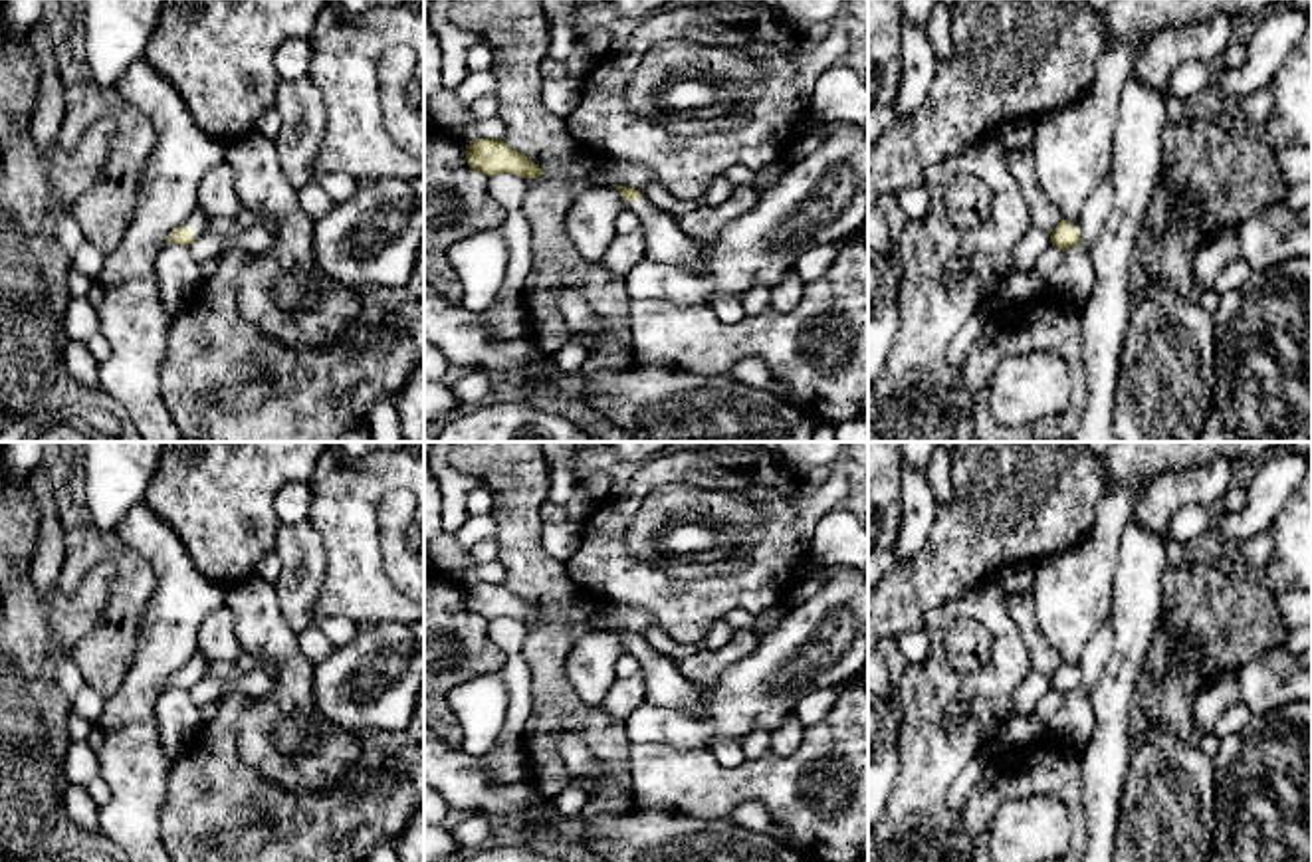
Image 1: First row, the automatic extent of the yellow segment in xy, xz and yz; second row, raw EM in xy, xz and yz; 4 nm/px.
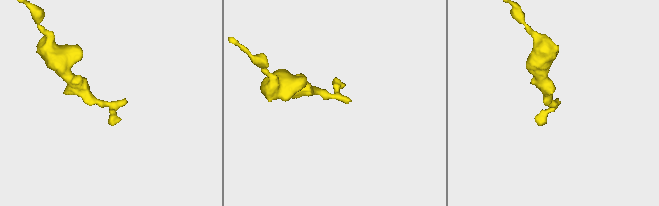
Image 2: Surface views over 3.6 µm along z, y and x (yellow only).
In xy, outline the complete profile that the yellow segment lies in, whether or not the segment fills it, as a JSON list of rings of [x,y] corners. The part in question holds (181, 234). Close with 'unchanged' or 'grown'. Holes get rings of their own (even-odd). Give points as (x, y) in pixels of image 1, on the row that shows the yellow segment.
[[[196,210],[184,224],[168,234],[166,244],[180,244],[188,248],[200,234],[206,232],[208,220],[208,214]]] | grown

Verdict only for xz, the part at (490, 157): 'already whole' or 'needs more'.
already whole

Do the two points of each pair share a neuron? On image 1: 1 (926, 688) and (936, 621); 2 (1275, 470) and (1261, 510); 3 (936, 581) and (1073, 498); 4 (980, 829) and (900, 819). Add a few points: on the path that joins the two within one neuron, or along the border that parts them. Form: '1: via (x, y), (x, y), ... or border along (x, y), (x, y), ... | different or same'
1: via (934, 672), (936, 637) | same
2: via (1275, 480), (1265, 500) | same
3: via (970, 547), (1007, 510), (1039, 498) | same
4: border along (958, 813), (972, 841) | different

